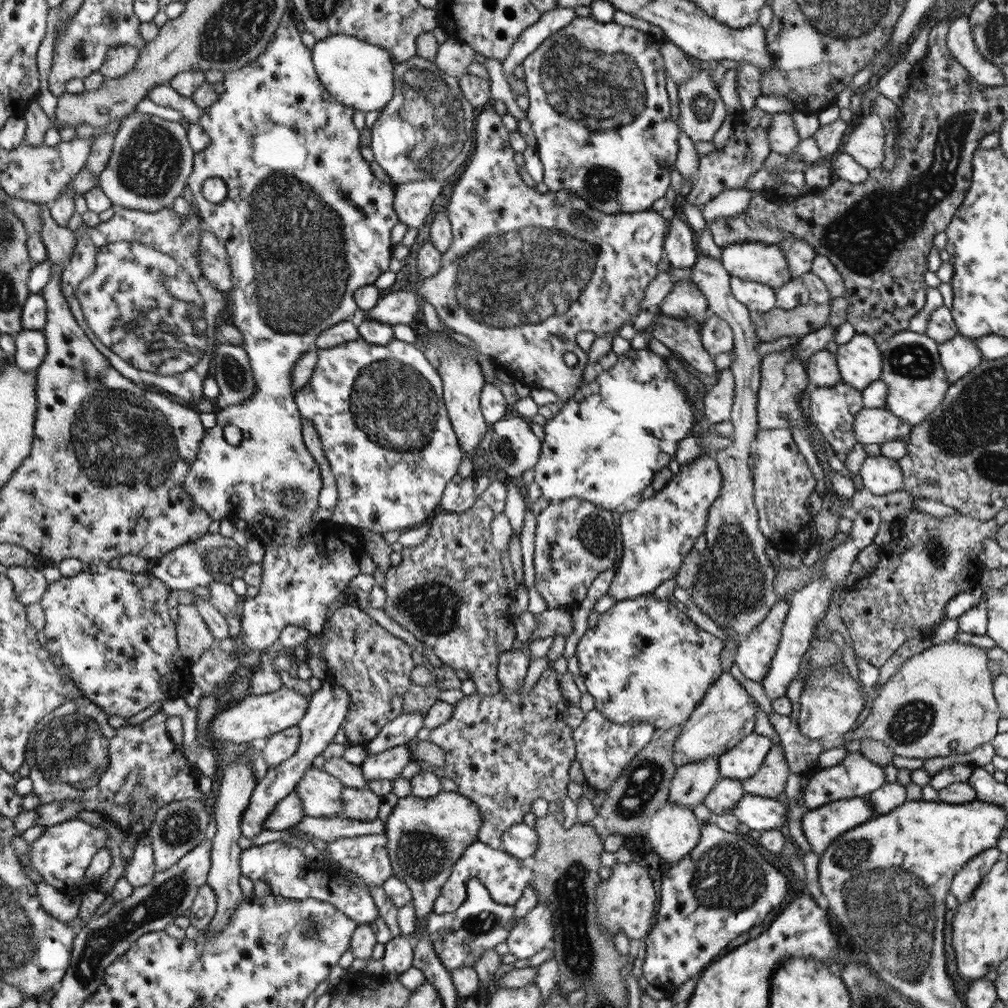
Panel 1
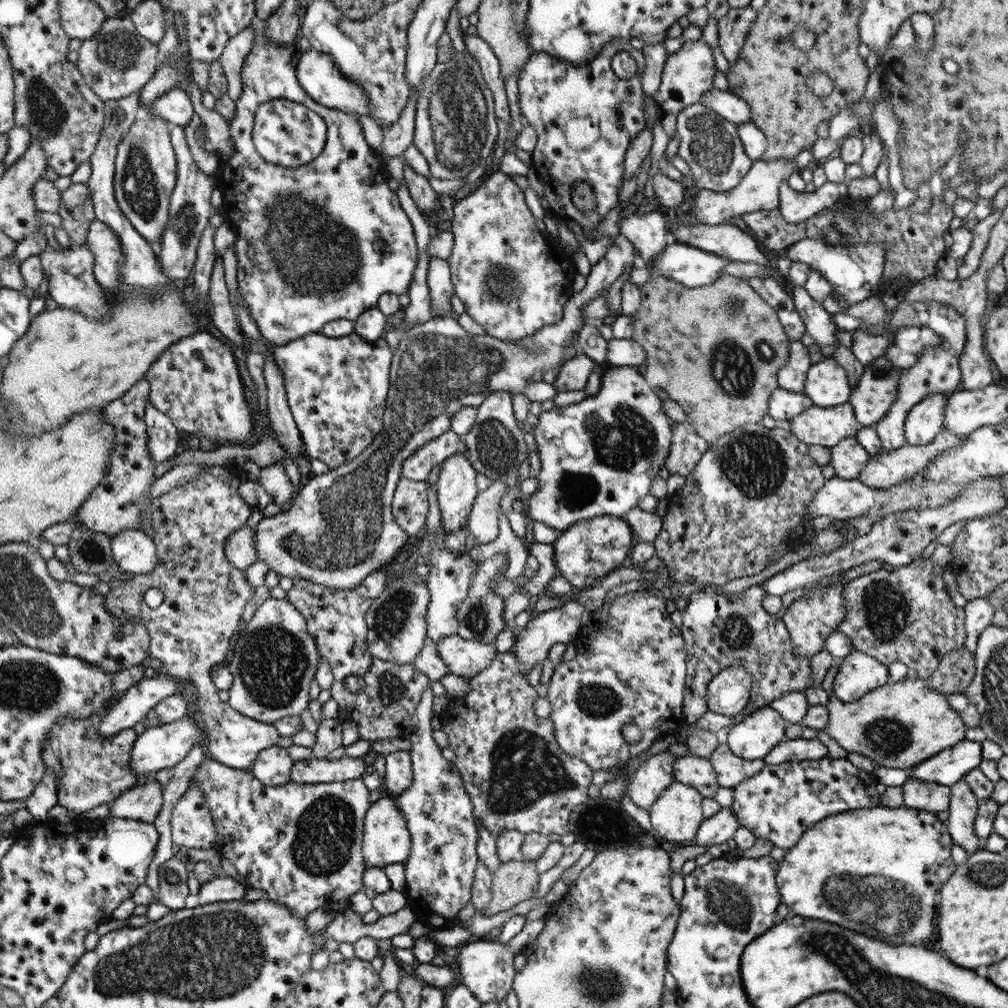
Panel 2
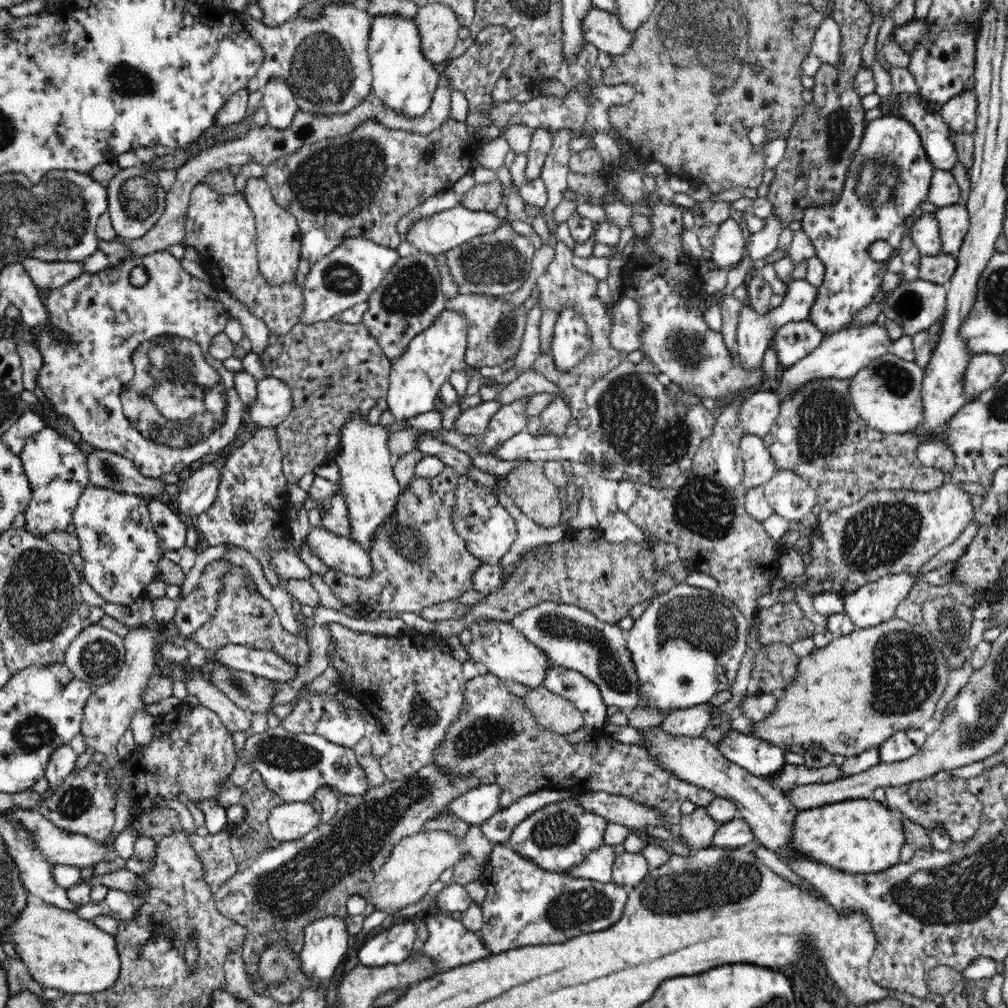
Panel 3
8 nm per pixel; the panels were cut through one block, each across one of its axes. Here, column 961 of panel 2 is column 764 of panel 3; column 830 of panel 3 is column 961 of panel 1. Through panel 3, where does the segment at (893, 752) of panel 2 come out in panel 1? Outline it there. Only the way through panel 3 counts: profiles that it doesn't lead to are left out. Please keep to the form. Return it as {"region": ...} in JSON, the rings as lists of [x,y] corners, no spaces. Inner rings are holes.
{"region":[[[946,641],[931,645],[926,650],[910,657],[900,669],[881,685],[878,697],[873,702],[869,716],[844,735],[845,740],[872,738],[886,742],[898,756],[904,758],[934,758],[949,754],[966,754],[991,742],[998,734],[997,724],[1001,710],[994,696],[996,675],[990,669],[990,660],[985,649],[960,641]]]}

